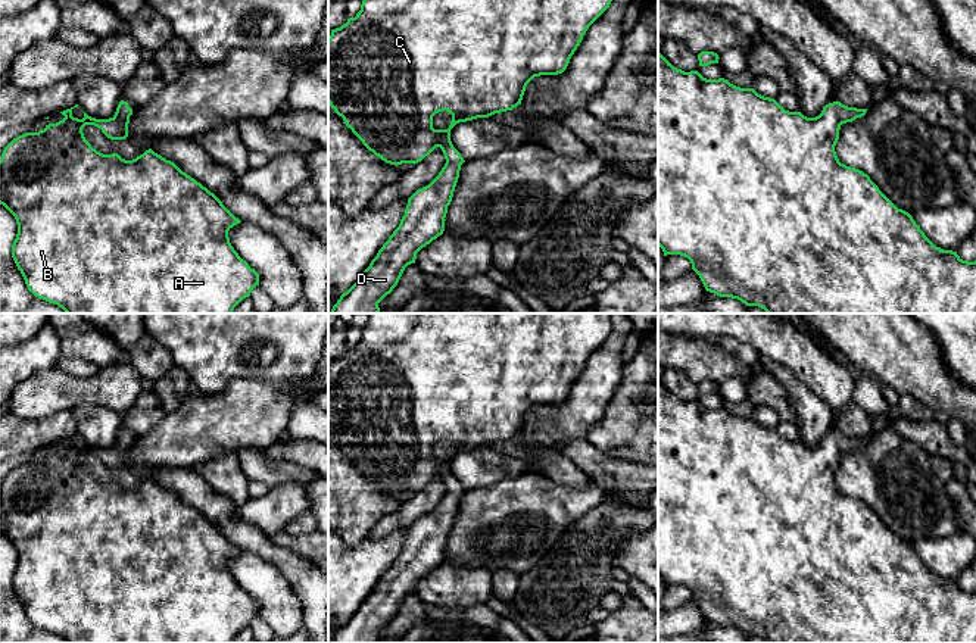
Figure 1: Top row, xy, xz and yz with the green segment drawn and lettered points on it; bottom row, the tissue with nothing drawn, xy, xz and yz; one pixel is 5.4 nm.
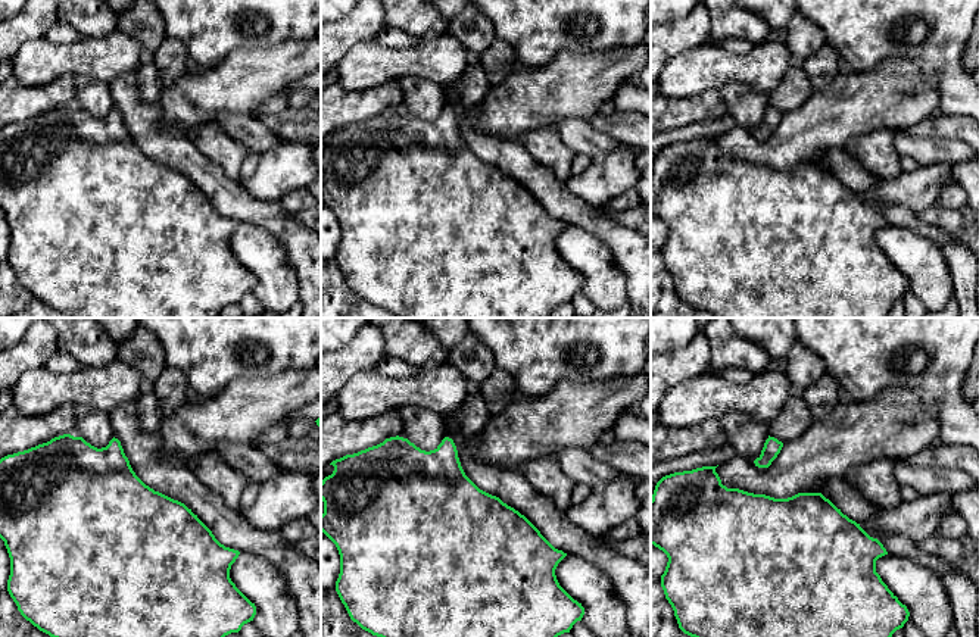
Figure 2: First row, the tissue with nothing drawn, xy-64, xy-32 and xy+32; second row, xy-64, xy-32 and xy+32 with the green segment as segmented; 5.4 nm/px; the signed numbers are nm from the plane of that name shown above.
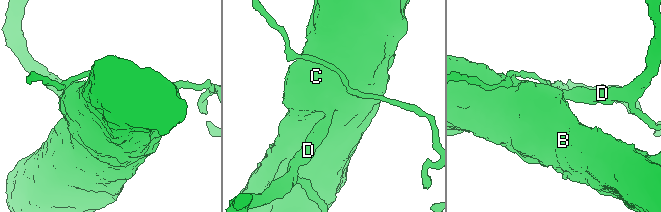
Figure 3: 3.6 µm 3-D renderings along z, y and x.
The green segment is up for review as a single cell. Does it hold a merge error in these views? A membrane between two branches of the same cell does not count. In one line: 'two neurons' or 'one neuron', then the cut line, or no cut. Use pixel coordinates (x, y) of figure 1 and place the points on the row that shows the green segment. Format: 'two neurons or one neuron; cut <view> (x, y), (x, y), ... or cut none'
one neuron; cut none

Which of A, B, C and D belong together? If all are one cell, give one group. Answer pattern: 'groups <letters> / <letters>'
groups A B C D

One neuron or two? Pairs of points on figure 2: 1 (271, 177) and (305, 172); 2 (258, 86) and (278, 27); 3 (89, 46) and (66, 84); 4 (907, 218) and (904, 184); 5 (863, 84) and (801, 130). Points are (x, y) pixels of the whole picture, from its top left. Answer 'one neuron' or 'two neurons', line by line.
1: one neuron
2: two neurons
3: two neurons
4: two neurons
5: one neuron

